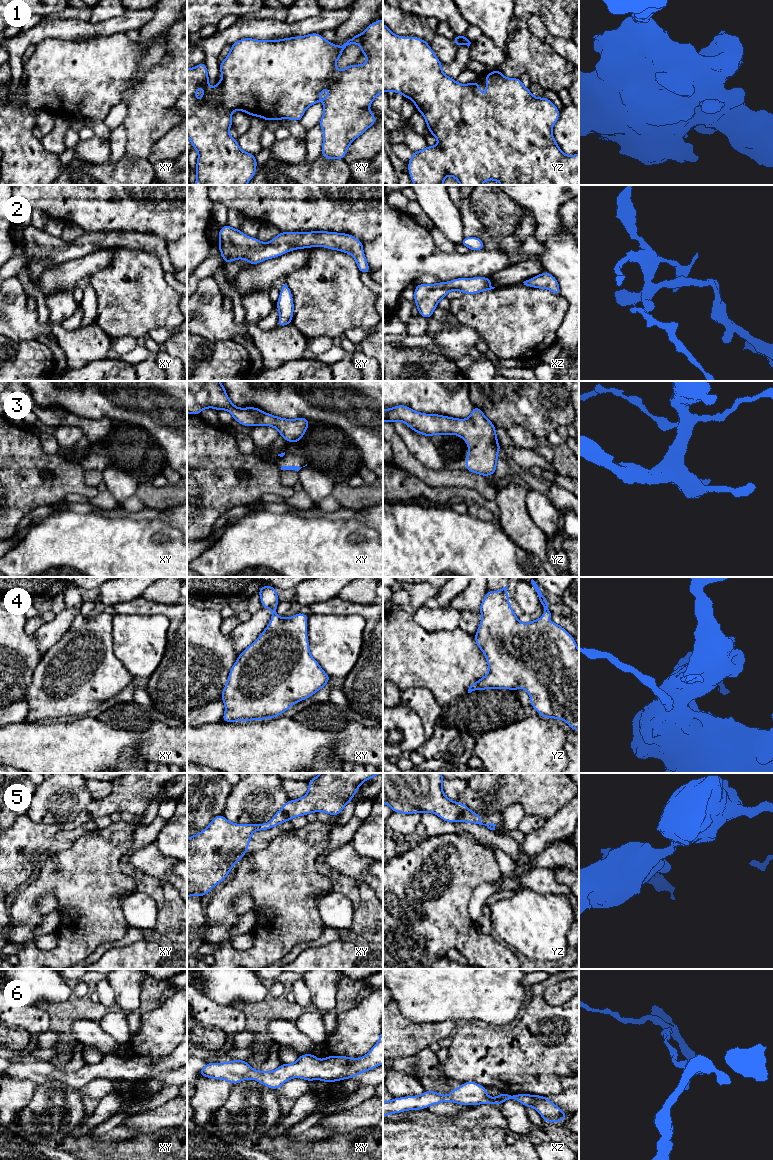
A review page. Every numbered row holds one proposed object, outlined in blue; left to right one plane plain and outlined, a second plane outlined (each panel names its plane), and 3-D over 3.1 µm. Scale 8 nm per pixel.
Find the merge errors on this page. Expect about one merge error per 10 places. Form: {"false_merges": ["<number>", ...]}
{"false_merges": []}

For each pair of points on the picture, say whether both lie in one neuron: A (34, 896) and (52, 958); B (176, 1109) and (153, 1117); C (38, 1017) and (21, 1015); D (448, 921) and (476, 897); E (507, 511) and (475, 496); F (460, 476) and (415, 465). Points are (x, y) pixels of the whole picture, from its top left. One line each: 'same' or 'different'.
A: same
B: same
C: same
D: different
E: different
F: same

